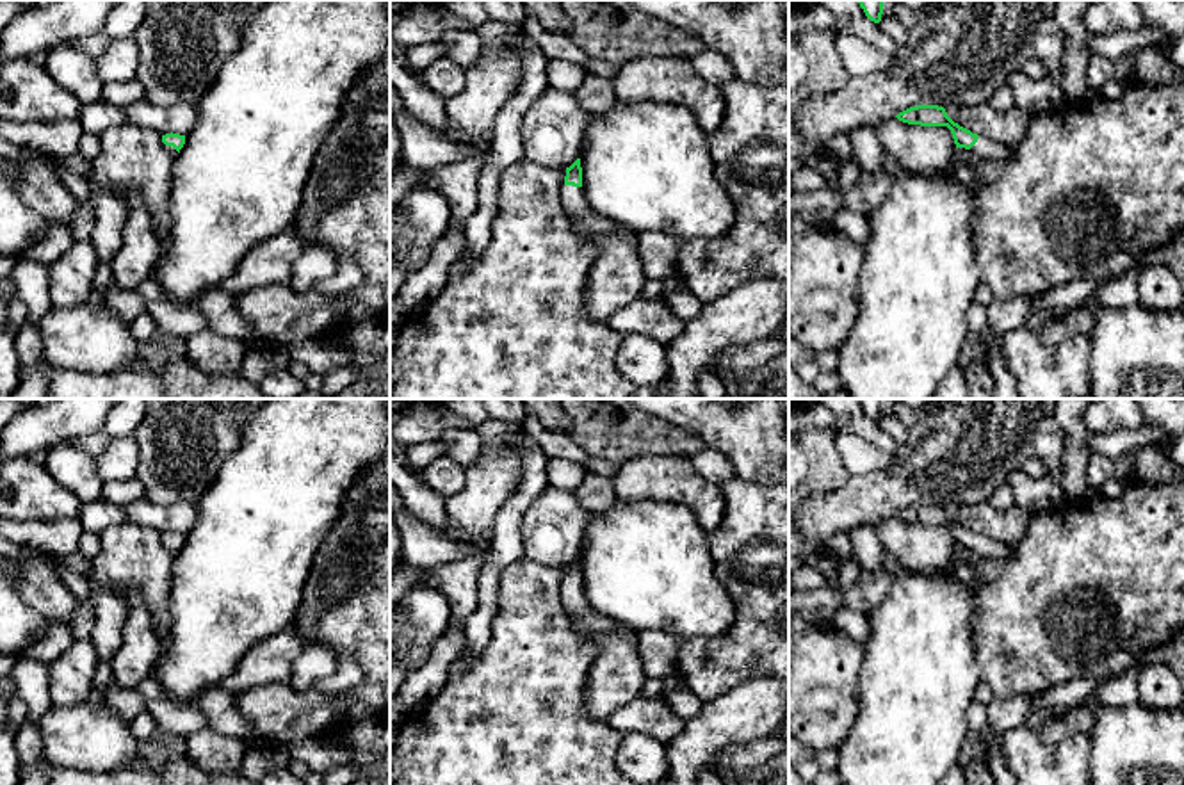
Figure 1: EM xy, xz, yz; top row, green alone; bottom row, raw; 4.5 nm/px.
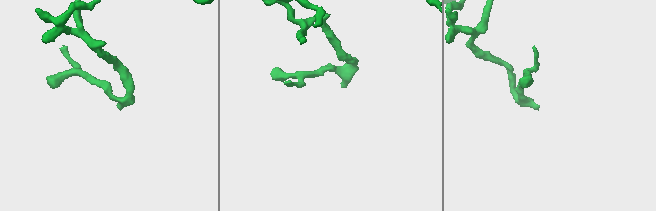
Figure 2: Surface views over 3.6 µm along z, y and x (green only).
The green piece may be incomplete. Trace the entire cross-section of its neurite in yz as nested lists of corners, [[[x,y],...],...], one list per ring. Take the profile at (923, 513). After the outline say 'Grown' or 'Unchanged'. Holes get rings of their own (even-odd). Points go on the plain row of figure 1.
[[[917,504],[910,506],[896,514],[899,520],[920,525],[947,525],[953,532],[956,546],[970,548],[979,557],[1002,559],[1010,554],[1010,546],[1004,541],[992,539],[988,536],[972,532],[970,529],[954,522],[944,506],[938,504]]]. Grown

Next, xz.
[[[577,557],[570,566],[566,566],[564,584],[561,587],[561,603],[564,614],[572,619],[577,619],[582,628],[595,630],[602,634],[625,632],[630,628],[620,625],[598,612],[595,612],[582,589],[582,566],[580,557]]]. Grown

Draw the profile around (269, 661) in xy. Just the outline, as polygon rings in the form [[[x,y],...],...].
[[[294,627],[256,643],[239,662],[233,673],[219,685],[235,694],[258,685],[290,684],[292,664],[312,639]]]

